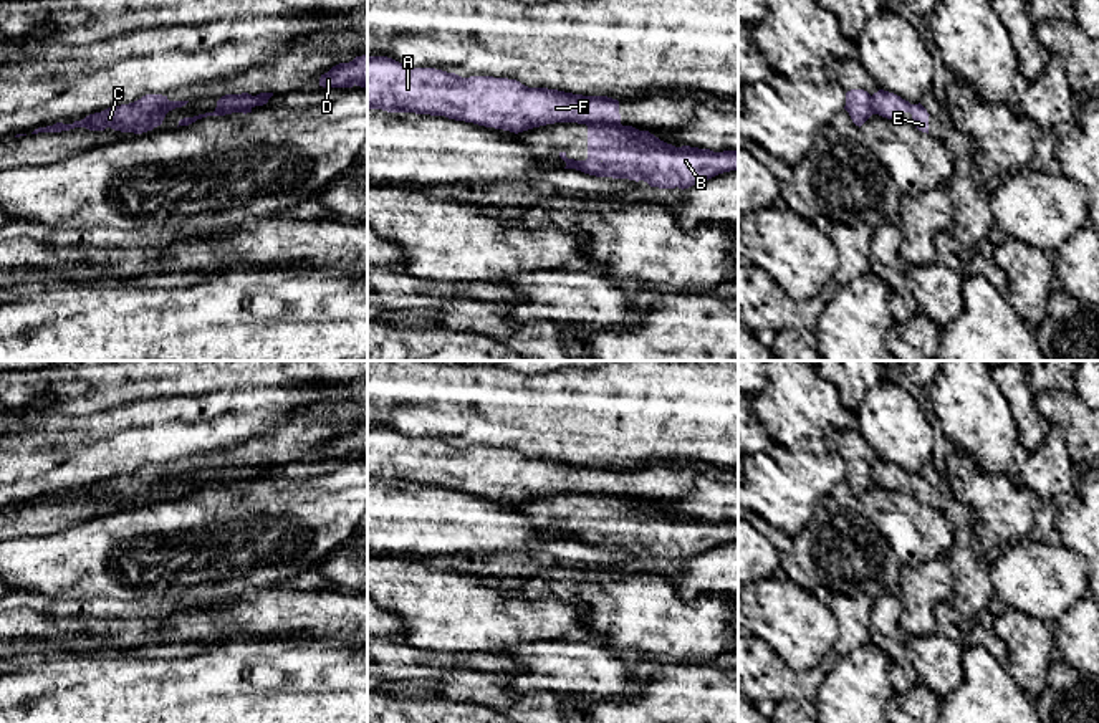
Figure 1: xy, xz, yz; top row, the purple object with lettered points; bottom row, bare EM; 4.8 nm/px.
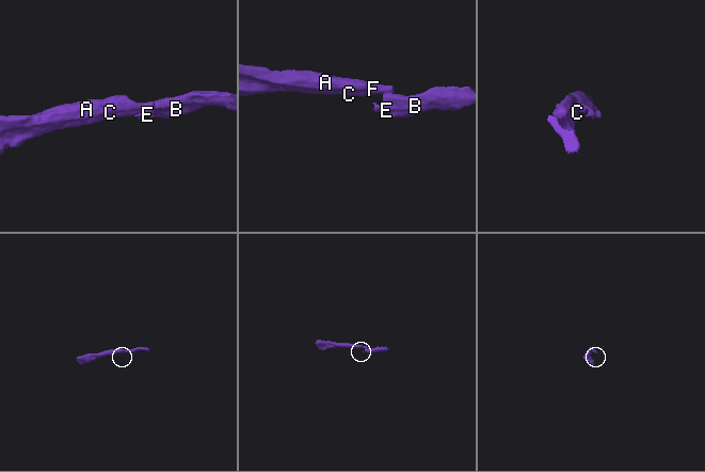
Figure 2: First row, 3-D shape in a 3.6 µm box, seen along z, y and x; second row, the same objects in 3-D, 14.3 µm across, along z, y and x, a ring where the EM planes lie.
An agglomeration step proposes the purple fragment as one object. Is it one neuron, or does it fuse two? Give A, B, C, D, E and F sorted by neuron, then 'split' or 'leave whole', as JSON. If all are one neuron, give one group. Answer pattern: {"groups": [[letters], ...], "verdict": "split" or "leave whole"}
{"groups": [["A", "C", "F"], ["B", "D", "E"]], "verdict": "split"}

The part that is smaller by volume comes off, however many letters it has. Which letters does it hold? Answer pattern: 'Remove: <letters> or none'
Remove: B, D, E

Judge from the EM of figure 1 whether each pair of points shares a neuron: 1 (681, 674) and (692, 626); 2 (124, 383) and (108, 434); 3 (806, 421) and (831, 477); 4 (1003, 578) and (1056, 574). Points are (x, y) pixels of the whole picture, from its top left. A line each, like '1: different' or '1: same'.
1: different
2: different
3: different
4: same

